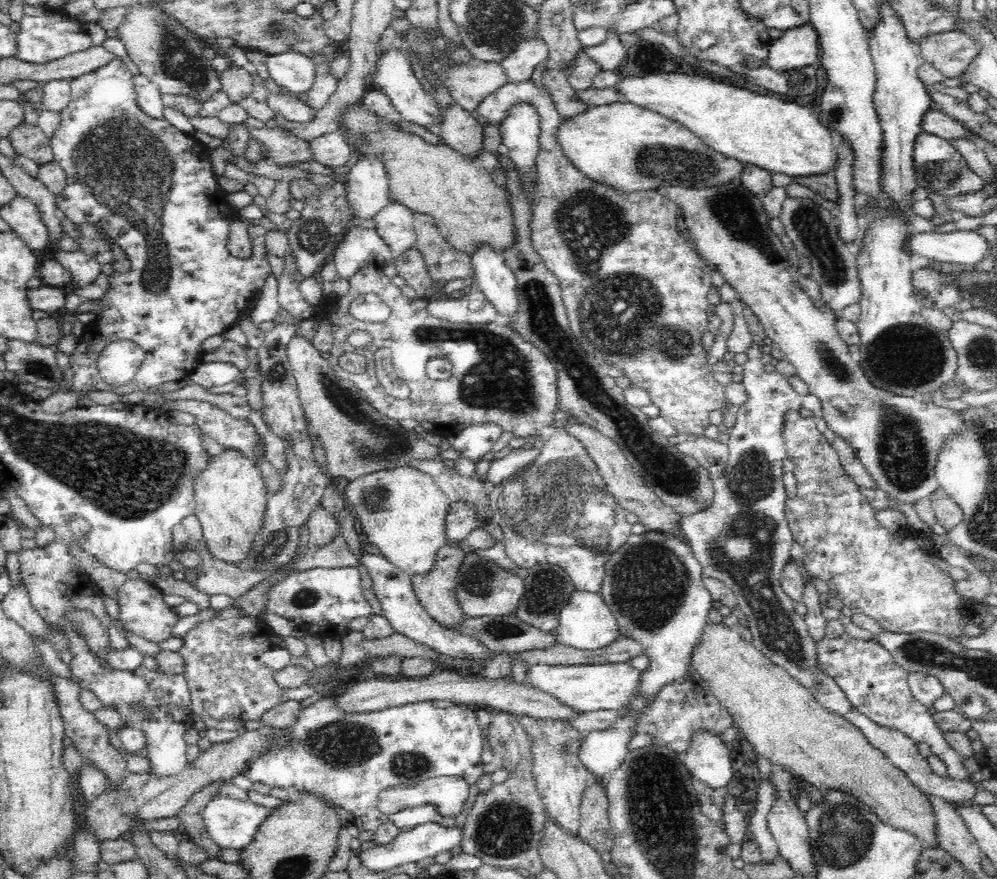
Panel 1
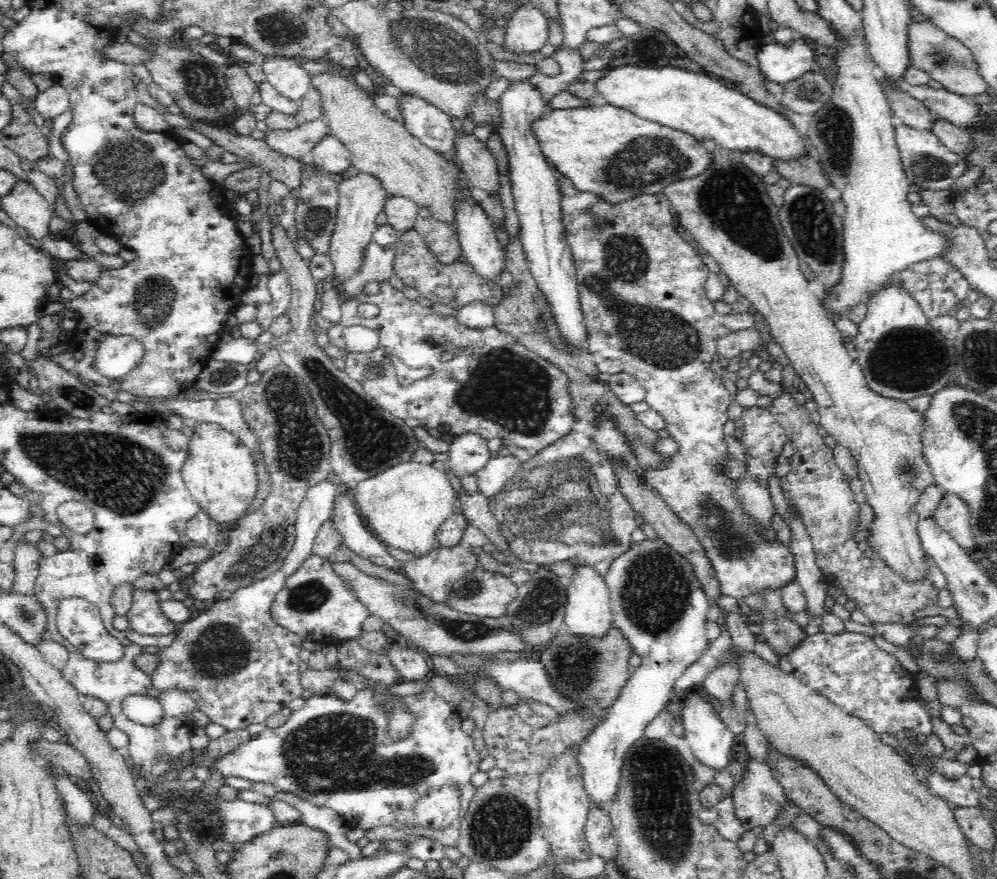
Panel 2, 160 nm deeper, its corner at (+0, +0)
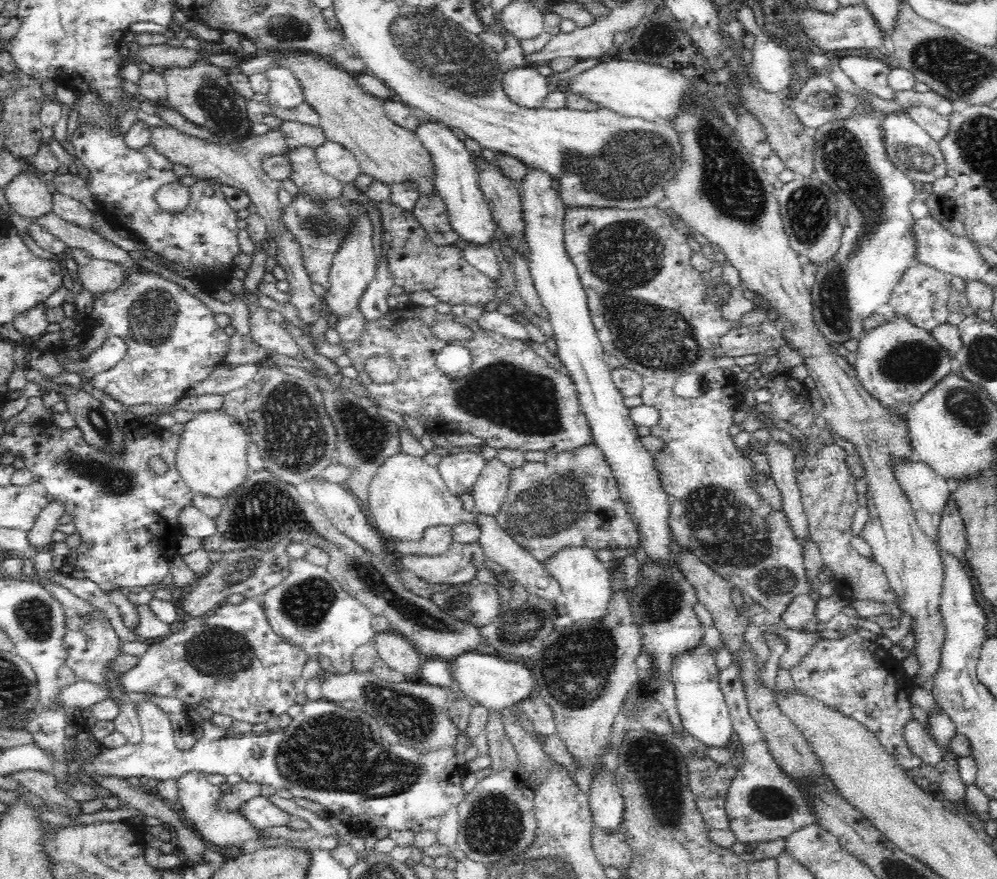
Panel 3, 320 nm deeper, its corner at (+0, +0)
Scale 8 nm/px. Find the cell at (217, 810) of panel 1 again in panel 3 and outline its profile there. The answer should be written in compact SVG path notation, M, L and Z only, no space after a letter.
M262 795L243 802L237 811L256 830L271 826L285 826L285 820L288 819L288 812L280 809L268 797Z

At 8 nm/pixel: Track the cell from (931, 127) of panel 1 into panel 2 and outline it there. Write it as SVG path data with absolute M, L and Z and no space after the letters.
M883 77L880 78L880 82L882 82L884 93L886 93L886 98L891 106L891 119L895 127L904 124L918 130L931 131L934 128L936 117L923 102L910 96L902 89L890 89L890 85L887 85L887 81L883 80Z

